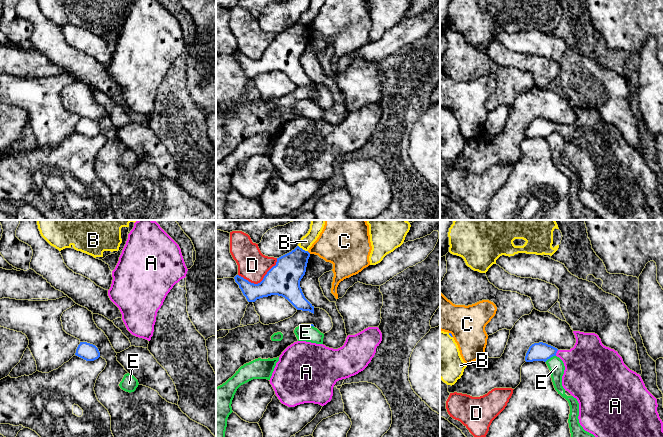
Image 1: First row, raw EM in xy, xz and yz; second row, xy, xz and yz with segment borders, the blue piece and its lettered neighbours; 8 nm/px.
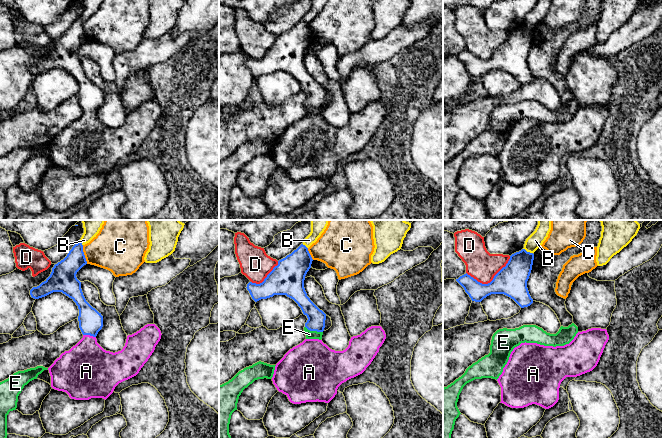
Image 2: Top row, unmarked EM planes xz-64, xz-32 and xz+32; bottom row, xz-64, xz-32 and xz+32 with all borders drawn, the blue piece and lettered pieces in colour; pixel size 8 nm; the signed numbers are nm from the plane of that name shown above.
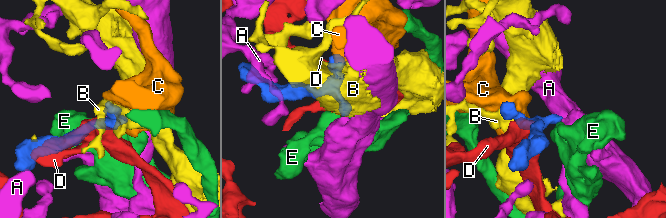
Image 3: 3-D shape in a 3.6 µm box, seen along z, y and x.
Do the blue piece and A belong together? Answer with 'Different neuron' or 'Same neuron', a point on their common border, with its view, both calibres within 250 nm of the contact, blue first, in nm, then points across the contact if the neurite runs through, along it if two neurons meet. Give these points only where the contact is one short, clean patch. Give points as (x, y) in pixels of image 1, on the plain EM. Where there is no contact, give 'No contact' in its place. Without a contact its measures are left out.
Same neuron. Touches blue at yz (556, 128). Thickness 150 nm (blue) against 320 nm. Path across: yz (540, 127), (556, 128), (585, 139)

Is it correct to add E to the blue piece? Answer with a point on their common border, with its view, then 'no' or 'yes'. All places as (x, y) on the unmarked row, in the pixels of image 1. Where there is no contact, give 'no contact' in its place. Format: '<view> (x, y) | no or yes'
yz (550, 133) | no

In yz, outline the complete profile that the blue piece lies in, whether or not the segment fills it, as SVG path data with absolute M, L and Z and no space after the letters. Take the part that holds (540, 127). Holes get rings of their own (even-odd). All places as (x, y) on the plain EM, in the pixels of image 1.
M573 109L576 119L570 126L534 119L525 137L546 138L553 132L563 137L562 162L579 179L579 199L602 220L663 220L663 198L657 188L657 175L647 166L641 152L624 140L617 127L604 122L597 110Z

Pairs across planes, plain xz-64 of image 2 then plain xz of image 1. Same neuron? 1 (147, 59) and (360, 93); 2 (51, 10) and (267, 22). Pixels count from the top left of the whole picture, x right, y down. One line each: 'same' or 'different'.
1: different
2: different

